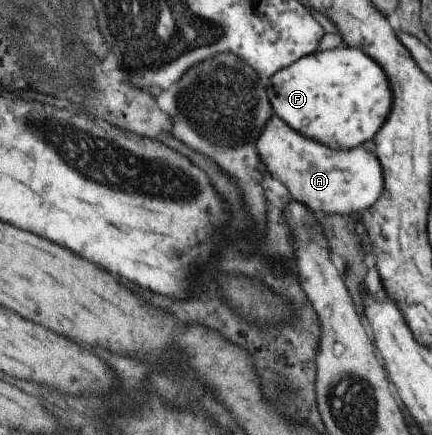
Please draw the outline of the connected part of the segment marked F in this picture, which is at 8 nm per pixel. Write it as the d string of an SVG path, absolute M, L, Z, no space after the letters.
M341 43L339 47L331 50L315 50L311 55L297 59L295 63L277 71L266 80L274 114L301 136L309 136L330 149L349 150L363 144L365 140L371 140L389 112L391 92L387 86L386 74L365 54L361 49Z

